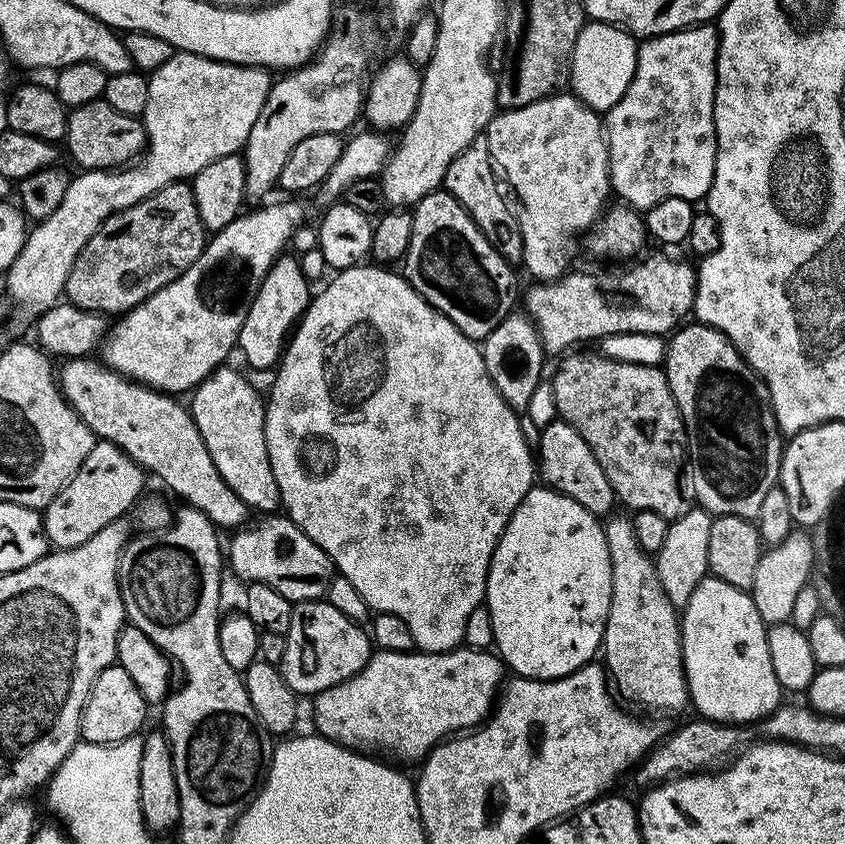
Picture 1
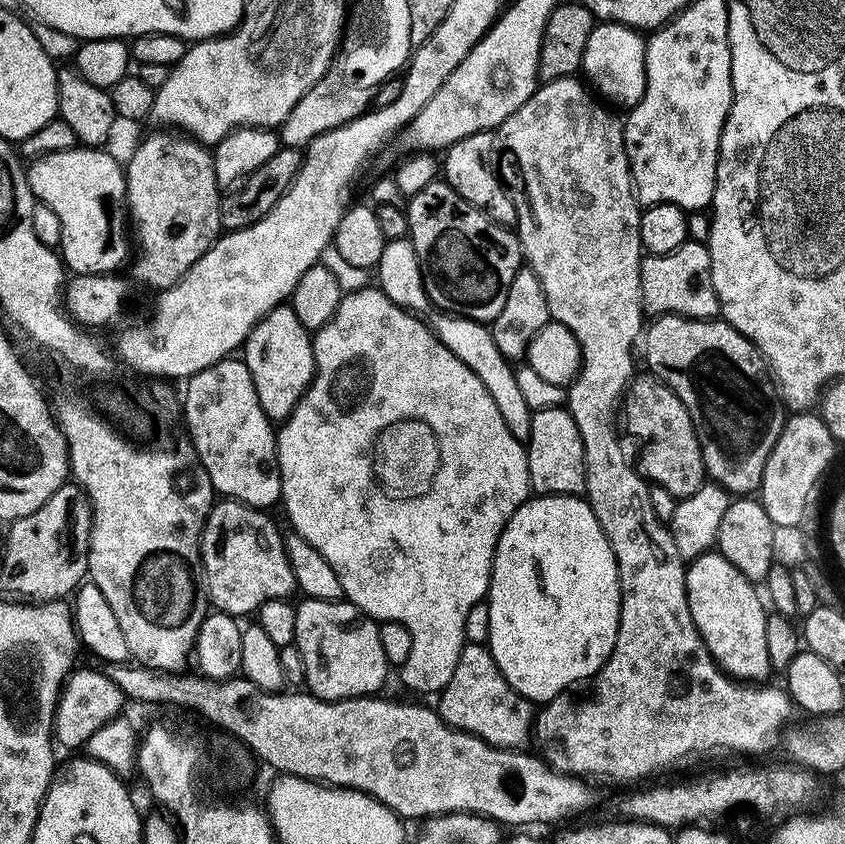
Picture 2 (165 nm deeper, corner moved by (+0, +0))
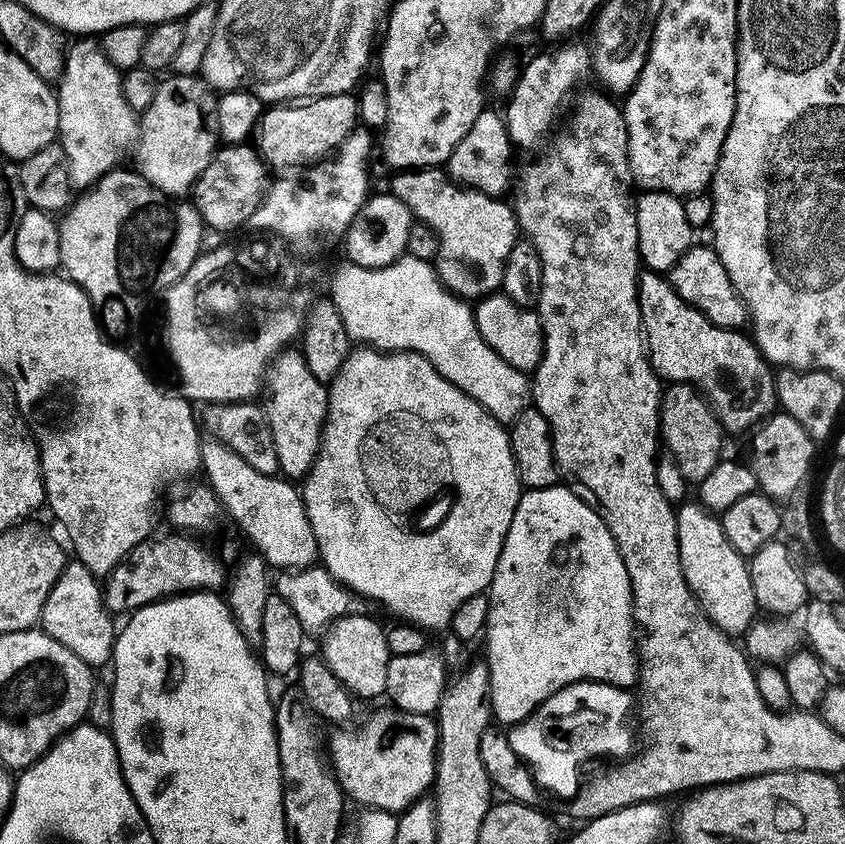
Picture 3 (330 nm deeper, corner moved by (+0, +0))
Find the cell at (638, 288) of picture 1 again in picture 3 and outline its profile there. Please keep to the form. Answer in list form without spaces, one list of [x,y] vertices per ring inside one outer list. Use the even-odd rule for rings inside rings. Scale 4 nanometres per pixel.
[[[693,246],[674,262],[674,266],[666,273],[666,279],[672,289],[690,306],[694,306],[710,322],[720,328],[743,329],[749,323],[748,309],[744,307],[742,298],[734,290],[730,282],[730,274],[726,274],[726,266],[722,266],[720,256],[715,247]]]

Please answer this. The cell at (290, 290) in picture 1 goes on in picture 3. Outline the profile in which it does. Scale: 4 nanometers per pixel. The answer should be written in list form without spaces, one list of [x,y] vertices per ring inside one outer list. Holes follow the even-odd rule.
[[[289,346],[279,352],[268,365],[266,377],[266,411],[270,431],[274,438],[280,472],[288,478],[308,475],[320,449],[320,435],[328,413],[328,389],[325,381],[314,376],[300,350]]]

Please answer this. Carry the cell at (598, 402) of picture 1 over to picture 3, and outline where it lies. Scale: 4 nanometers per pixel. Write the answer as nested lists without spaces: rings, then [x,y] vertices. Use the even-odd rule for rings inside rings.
[[[672,382],[667,385],[662,396],[660,409],[659,439],[668,447],[667,455],[672,459],[687,483],[699,485],[710,470],[722,459],[720,447],[724,444],[726,433],[720,426],[720,419],[712,412],[712,405],[690,384]]]

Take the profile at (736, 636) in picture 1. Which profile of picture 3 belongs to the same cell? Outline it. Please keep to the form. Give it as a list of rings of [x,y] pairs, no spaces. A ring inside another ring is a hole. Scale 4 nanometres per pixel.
[[[684,502],[676,512],[678,554],[682,574],[702,610],[727,636],[740,638],[752,627],[758,616],[754,586],[750,586],[748,560],[739,556],[726,542],[719,519],[699,502]]]

